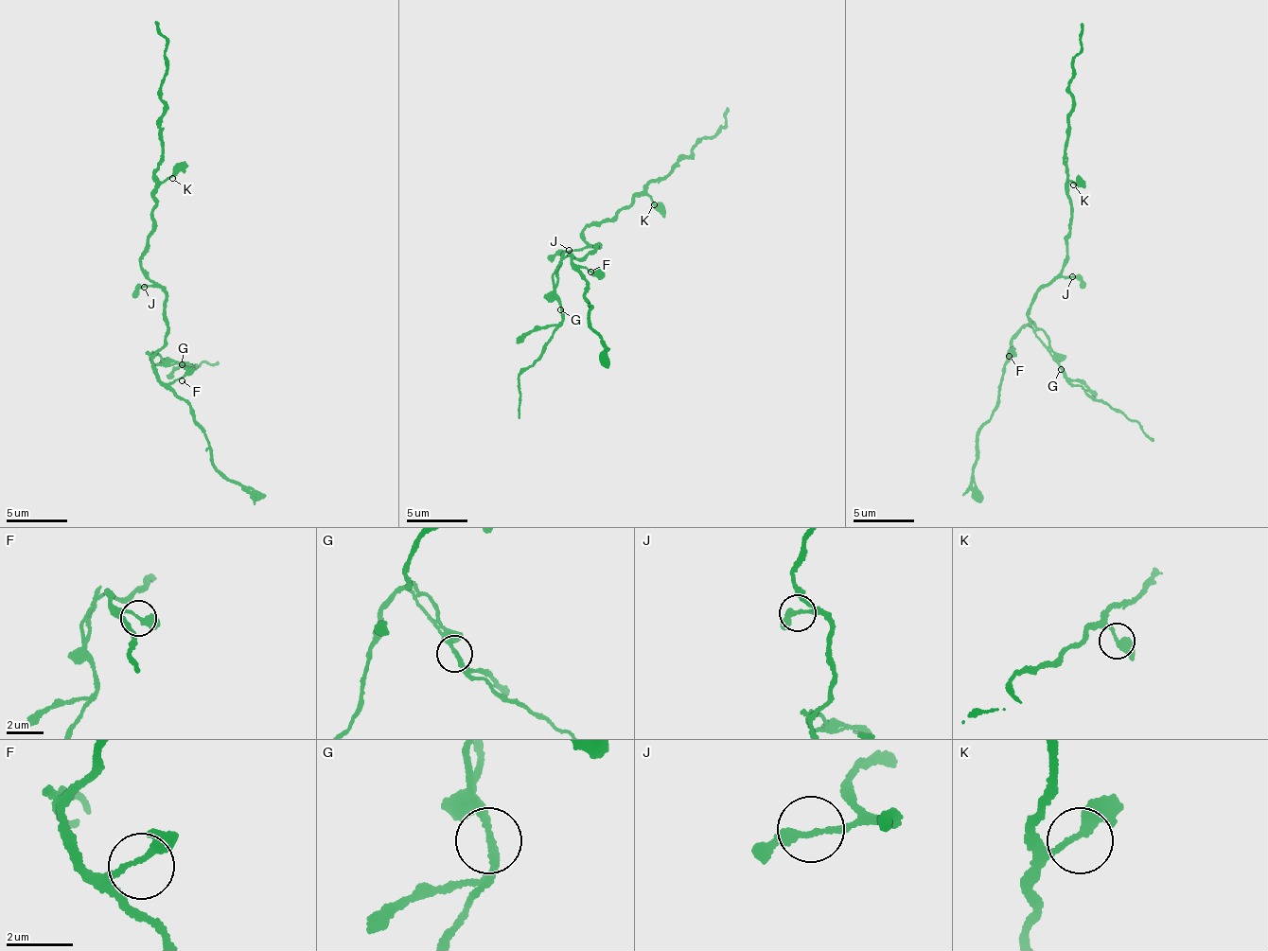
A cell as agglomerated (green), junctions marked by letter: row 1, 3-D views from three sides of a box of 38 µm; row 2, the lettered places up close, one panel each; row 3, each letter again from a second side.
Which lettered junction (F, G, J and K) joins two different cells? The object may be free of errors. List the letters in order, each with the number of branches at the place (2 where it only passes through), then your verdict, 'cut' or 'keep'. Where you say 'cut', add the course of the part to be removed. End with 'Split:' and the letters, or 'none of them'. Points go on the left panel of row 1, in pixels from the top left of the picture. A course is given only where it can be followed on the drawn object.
F: branches 2; keep
G: branches 2; cut; course (183, 363), (198, 366), (194, 367), (206, 361), (220, 364)
J: branches 2; keep
K: branches 2; keep
Split: G

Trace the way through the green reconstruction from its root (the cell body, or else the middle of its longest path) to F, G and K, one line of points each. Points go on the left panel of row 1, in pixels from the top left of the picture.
F: (143, 271), (162, 286), (166, 301), (165, 348), (156, 355), (154, 370), (165, 384), (182, 380)
G: (143, 271), (151, 280), (162, 286), (166, 301), (165, 343), (149, 354), (183, 363)
K: (143, 271), (140, 252), (153, 227), (154, 189), (172, 178)

